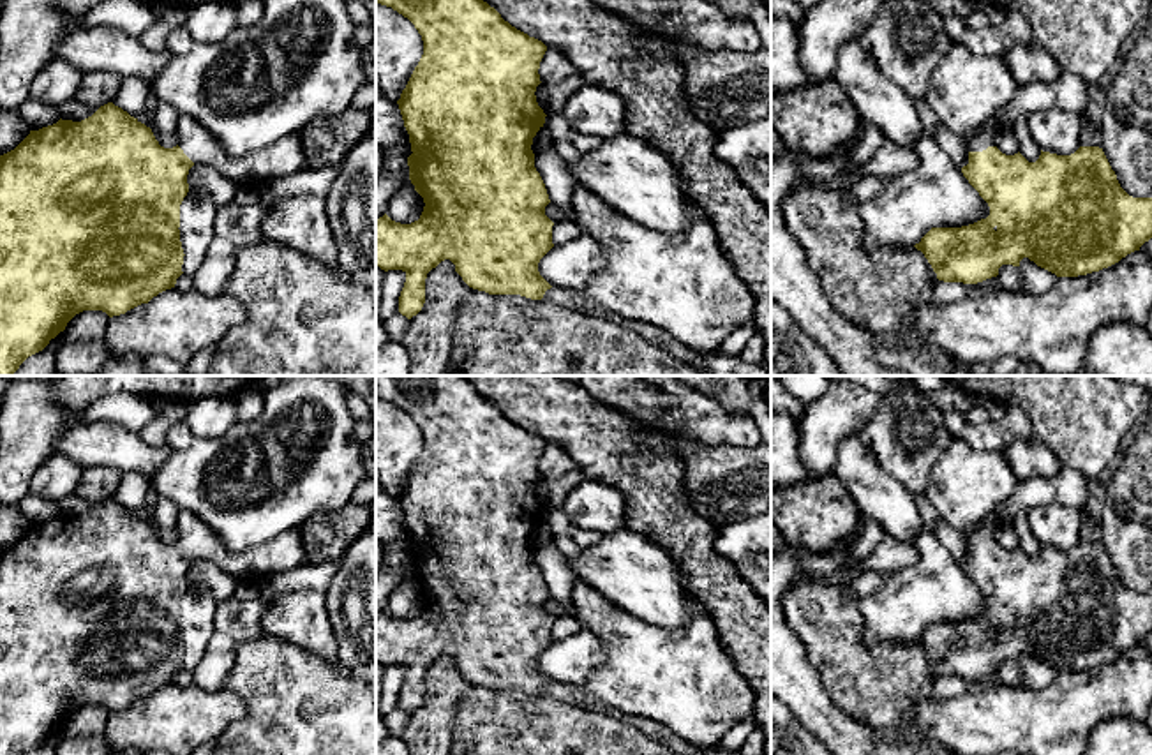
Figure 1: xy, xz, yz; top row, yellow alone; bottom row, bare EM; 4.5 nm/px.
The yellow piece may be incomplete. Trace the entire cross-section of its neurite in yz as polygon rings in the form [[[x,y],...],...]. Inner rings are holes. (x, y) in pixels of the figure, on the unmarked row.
[[[990,515],[986,520],[979,524],[976,533],[969,542],[969,559],[961,563],[963,572],[969,579],[979,587],[979,591],[988,598],[990,610],[974,619],[961,623],[931,623],[919,639],[914,642],[924,649],[939,676],[944,677],[963,677],[963,679],[977,679],[986,674],[997,672],[999,663],[1002,660],[1020,662],[1023,653],[1029,653],[1037,662],[1055,669],[1057,672],[1078,672],[1092,667],[1099,667],[1118,658],[1127,649],[1140,646],[1140,642],[1152,633],[1152,593],[1133,593],[1129,591],[1118,579],[1115,566],[1111,564],[1103,543],[1099,542],[1080,542],[1071,550],[1057,550],[1050,547],[1043,547],[1036,557],[1029,557],[1020,547],[1014,550],[1006,550],[995,542],[997,529],[1006,524],[999,515]]]

